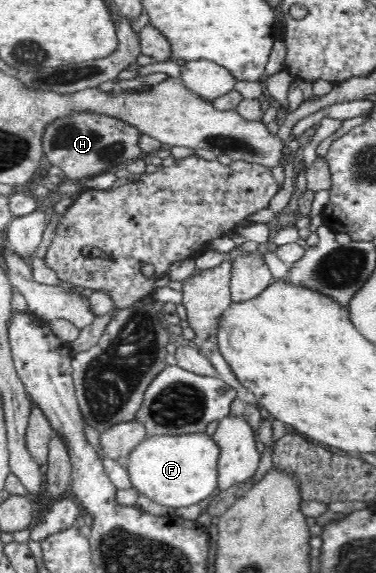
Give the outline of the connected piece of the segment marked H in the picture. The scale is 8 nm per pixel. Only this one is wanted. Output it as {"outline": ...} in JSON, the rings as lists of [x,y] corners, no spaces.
{"outline":[[[73,113],[65,115],[64,118],[55,119],[44,129],[42,146],[44,149],[46,166],[57,166],[63,170],[63,174],[71,183],[78,183],[80,180],[87,181],[100,174],[107,172],[122,173],[127,162],[144,159],[144,151],[140,146],[140,137],[144,133],[135,126],[130,126],[122,119],[114,118],[112,115],[95,113]]]}

